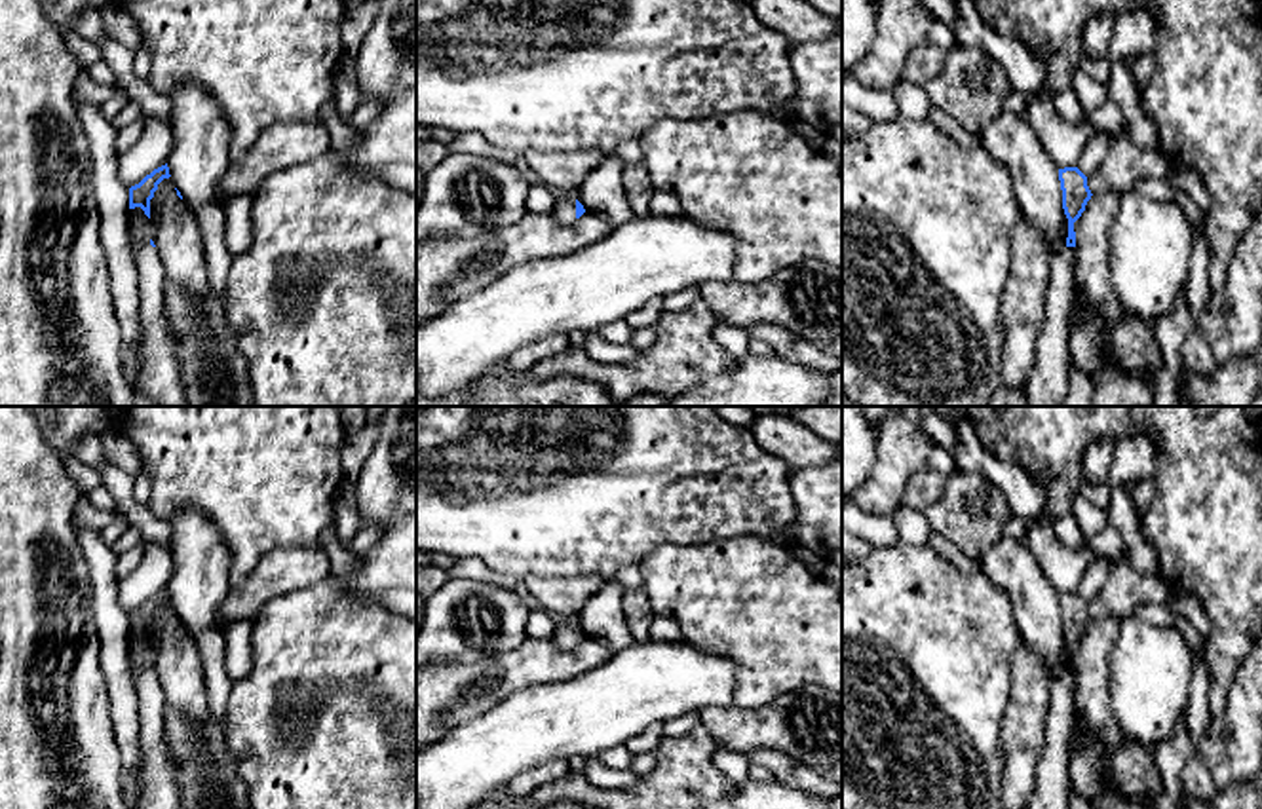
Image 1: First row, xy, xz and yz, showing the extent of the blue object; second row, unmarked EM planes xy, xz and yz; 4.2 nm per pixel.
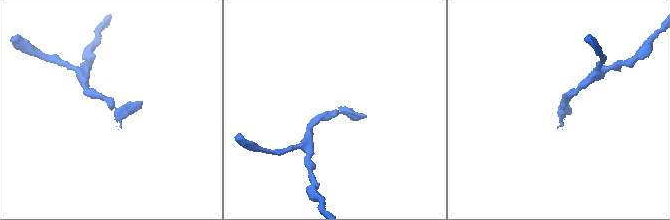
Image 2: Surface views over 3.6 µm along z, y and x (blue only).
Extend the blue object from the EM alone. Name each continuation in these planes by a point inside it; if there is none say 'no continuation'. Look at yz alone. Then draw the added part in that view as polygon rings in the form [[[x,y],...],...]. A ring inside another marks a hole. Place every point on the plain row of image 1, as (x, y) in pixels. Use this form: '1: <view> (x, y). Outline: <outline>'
1: yz (1051, 783). Outline: [[[1064,672],[1049,684],[1045,741],[1026,809],[1070,809],[1068,739],[1074,712],[1074,686],[1076,672]]]

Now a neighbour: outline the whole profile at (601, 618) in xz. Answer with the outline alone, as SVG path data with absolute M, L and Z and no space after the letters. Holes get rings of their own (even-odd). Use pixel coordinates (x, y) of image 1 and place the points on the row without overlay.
M608 579L602 589L593 593L576 617L587 638L597 638L614 651L635 644L623 615L623 589L614 579Z

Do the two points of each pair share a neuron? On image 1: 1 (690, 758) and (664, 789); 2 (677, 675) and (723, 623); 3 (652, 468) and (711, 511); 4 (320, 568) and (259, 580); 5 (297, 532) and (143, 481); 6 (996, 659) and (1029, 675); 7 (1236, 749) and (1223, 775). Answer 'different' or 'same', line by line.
1: same
2: different
3: same
4: same
5: different
6: different
7: same

